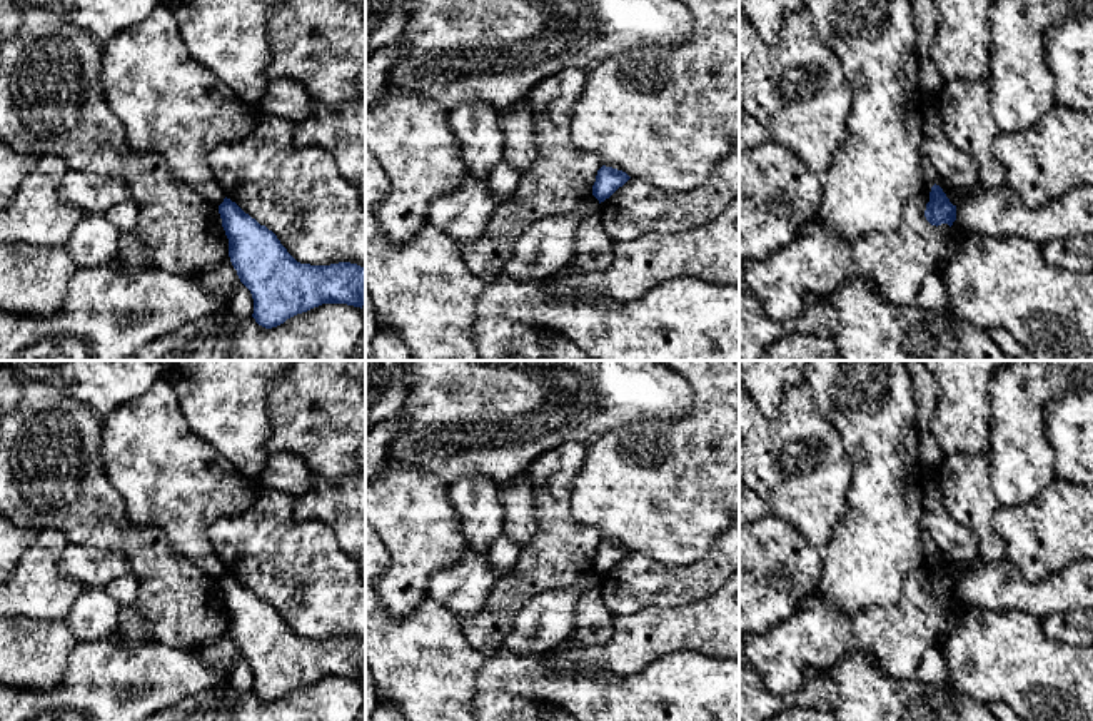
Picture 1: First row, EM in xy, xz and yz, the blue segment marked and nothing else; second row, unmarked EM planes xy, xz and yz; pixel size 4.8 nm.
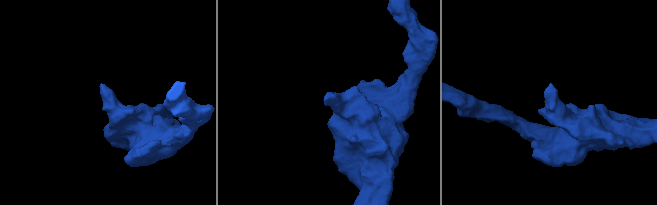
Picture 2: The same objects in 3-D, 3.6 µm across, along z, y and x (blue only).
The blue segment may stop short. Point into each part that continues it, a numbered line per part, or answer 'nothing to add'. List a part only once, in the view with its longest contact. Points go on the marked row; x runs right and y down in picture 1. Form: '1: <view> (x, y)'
nothing to add

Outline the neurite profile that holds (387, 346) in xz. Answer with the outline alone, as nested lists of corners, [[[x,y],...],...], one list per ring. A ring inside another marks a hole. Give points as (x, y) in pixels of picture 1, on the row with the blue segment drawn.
[[[377,322],[377,330],[372,340],[372,360],[414,360],[414,357],[392,329]]]

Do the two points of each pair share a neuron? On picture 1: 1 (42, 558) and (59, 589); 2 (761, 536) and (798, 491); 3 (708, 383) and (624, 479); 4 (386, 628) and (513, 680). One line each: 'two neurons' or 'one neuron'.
1: one neuron
2: two neurons
3: one neuron
4: two neurons

